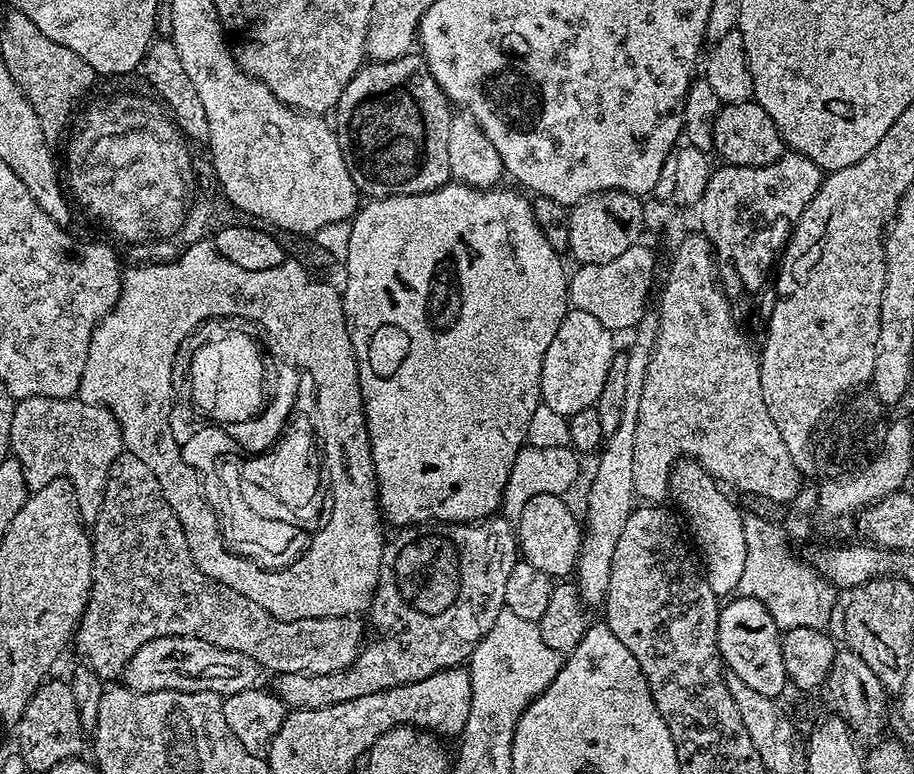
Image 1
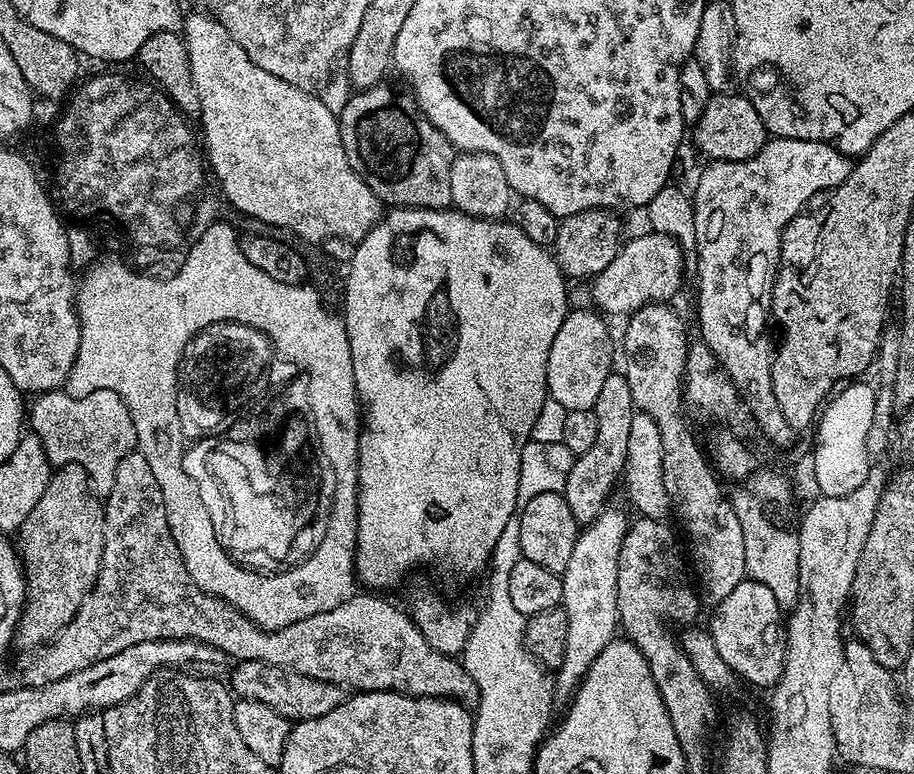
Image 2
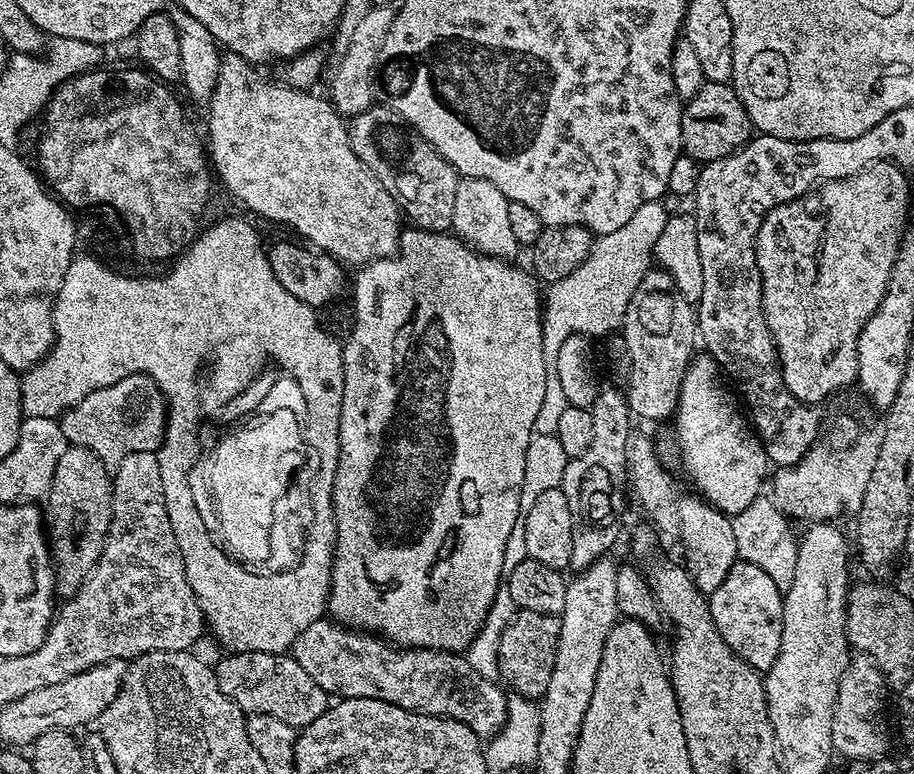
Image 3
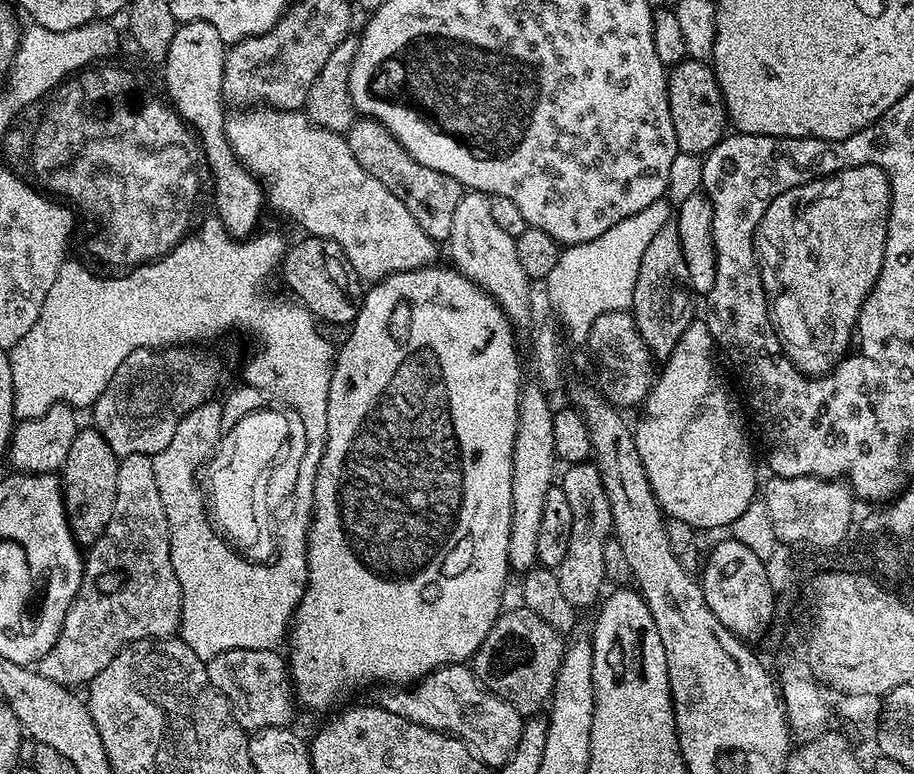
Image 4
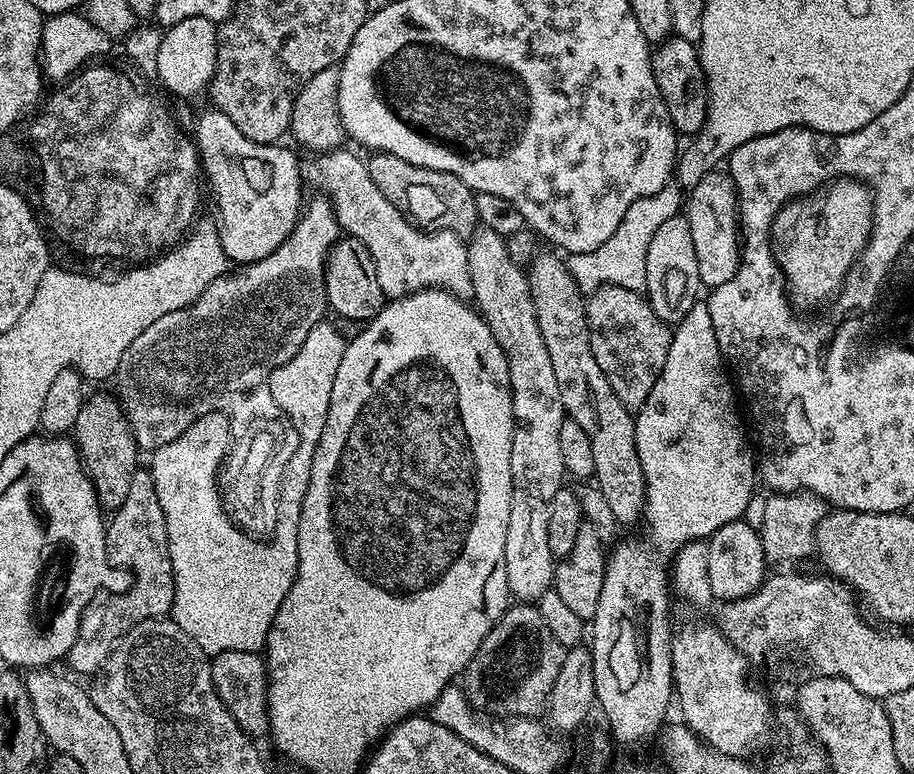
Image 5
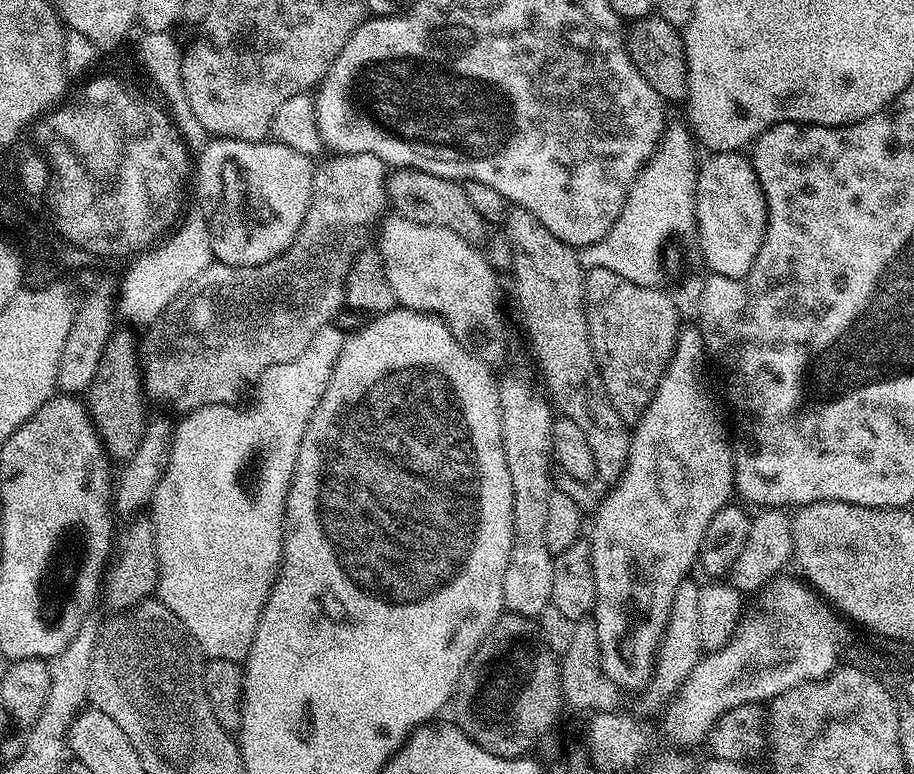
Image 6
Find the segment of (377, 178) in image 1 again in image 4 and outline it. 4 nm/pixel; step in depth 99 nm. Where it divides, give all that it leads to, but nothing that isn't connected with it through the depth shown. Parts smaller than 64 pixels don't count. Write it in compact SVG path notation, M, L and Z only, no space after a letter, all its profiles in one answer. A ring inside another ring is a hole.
M357 118L350 126L346 139L354 158L358 158L358 166L366 170L386 190L395 194L414 214L416 225L426 233L431 240L437 242L447 241L450 228L454 226L454 210L458 210L458 202L462 195L462 185L450 174L442 174L438 170L430 170L430 166L422 166L411 154L390 134L386 126L367 118Z

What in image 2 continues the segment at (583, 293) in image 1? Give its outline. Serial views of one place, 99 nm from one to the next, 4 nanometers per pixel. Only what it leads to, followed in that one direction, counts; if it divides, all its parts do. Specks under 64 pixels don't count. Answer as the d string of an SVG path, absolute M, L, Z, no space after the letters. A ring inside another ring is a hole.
M650 231L642 237L631 237L621 247L614 262L591 281L595 307L609 317L624 318L647 304L671 301L671 296L684 284L684 259L684 249L666 233Z

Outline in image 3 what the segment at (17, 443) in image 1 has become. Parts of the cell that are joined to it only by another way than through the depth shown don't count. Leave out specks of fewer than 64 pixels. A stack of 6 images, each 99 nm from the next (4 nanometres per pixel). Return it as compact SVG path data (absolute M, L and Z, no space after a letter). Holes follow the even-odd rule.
M136 373L133 376L123 376L118 382L114 382L105 388L93 388L70 409L67 409L59 417L60 429L68 440L69 445L77 448L85 448L94 453L98 459L109 470L115 470L126 458L126 454L131 452L156 452L164 442L164 430L169 422L169 405L166 397L157 387L156 382L151 377Z

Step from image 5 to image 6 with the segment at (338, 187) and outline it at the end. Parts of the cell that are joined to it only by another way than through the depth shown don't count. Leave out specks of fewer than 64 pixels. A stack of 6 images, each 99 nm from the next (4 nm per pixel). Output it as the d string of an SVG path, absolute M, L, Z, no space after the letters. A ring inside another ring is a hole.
M395 214L389 215L379 225L378 247L386 270L386 282L390 282L390 290L394 290L399 307L440 317L460 339L461 344L471 348L490 366L496 366L507 354L508 332L504 329L503 318L496 313L500 308L500 284L496 281L499 280L498 274L488 265L488 257L479 247L466 243L449 228L415 224Z

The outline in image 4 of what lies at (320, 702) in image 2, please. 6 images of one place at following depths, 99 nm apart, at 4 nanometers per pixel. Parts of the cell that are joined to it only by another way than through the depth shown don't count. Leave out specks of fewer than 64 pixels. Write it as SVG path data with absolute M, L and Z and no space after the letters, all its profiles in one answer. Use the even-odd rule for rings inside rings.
M222 650L212 660L207 661L208 680L230 702L232 713L251 734L267 728L286 728L293 722L298 709L298 697L294 691L290 664L280 657L279 651L266 650Z

